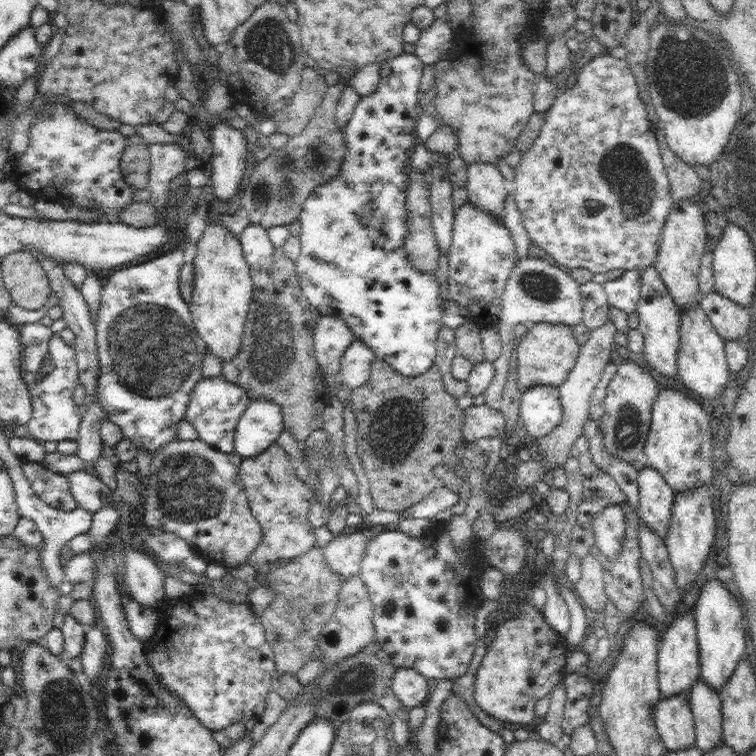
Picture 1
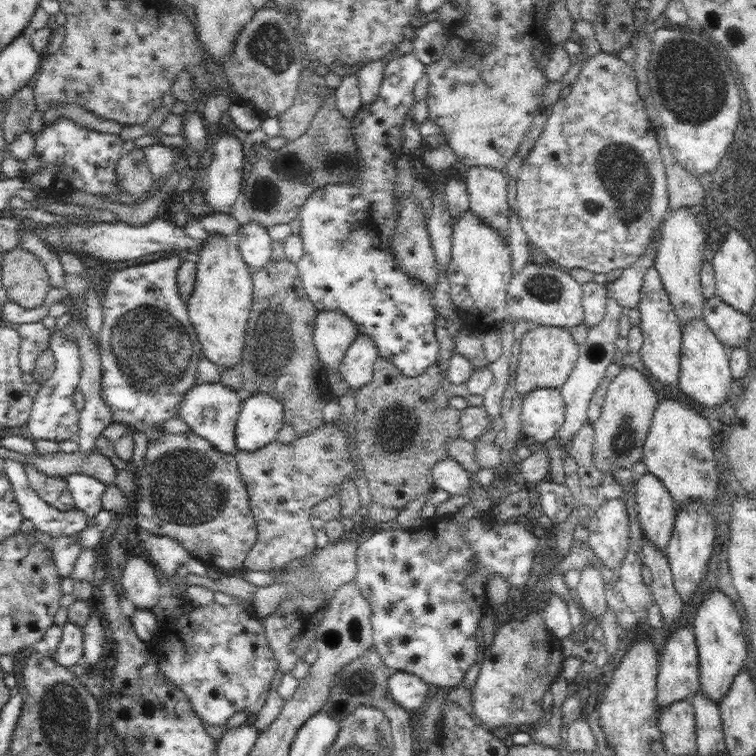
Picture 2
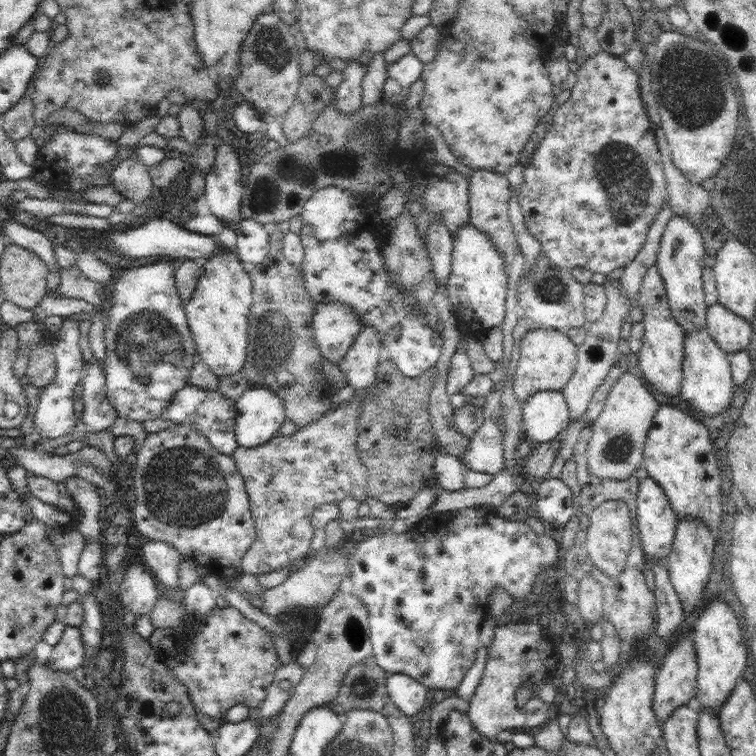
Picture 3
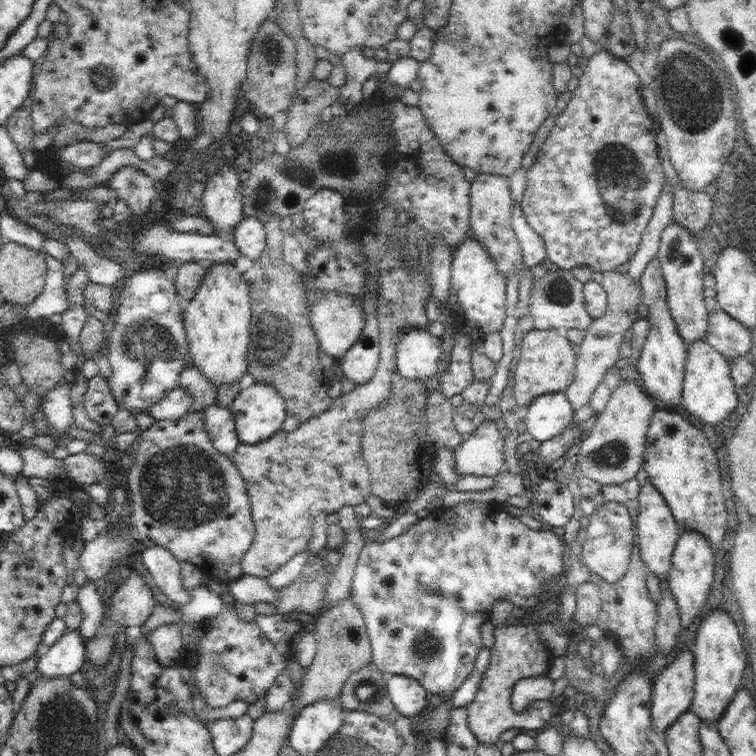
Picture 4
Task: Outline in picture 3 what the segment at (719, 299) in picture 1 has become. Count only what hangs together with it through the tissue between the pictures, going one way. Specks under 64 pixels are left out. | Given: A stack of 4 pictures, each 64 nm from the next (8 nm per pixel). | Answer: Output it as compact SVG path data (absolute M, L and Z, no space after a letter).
M719 302L707 306L705 310L705 328L709 336L717 342L727 356L745 350L749 346L749 336L753 332L753 324L749 324L743 316L731 312L729 308L721 306Z

